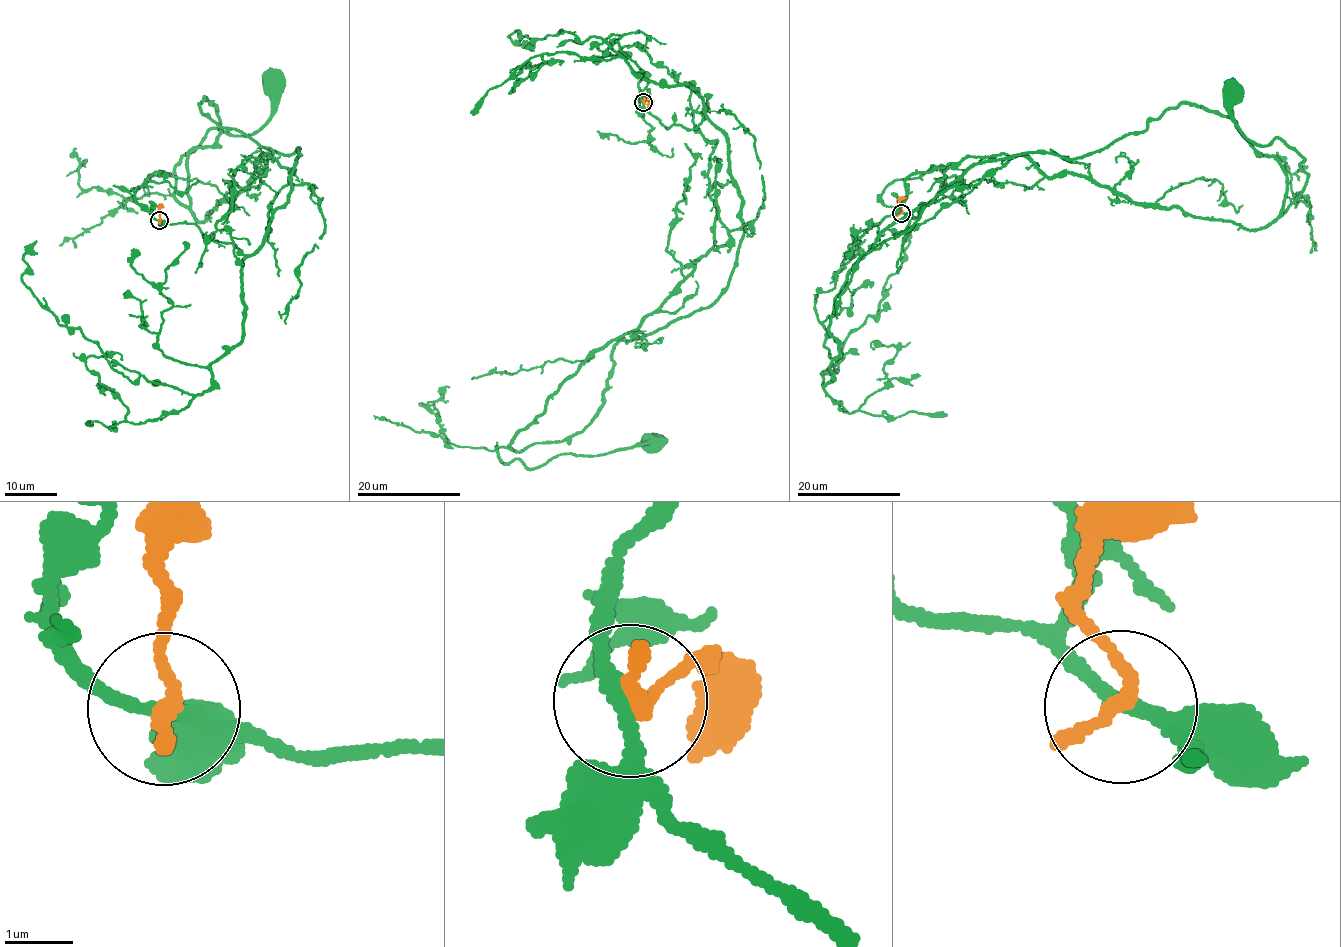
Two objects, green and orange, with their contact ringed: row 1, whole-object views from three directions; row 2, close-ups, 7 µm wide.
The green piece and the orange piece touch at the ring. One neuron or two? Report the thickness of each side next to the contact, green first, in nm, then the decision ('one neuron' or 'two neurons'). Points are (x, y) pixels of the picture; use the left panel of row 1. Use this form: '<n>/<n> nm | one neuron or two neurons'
200/280 nm | two neurons

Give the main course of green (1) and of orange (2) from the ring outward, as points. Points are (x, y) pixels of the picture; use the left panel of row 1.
1: (159, 221), (258, 249), (300, 149), (203, 98), (188, 205), (175, 165), (259, 131), (271, 84)
2: (159, 221), (160, 206)

